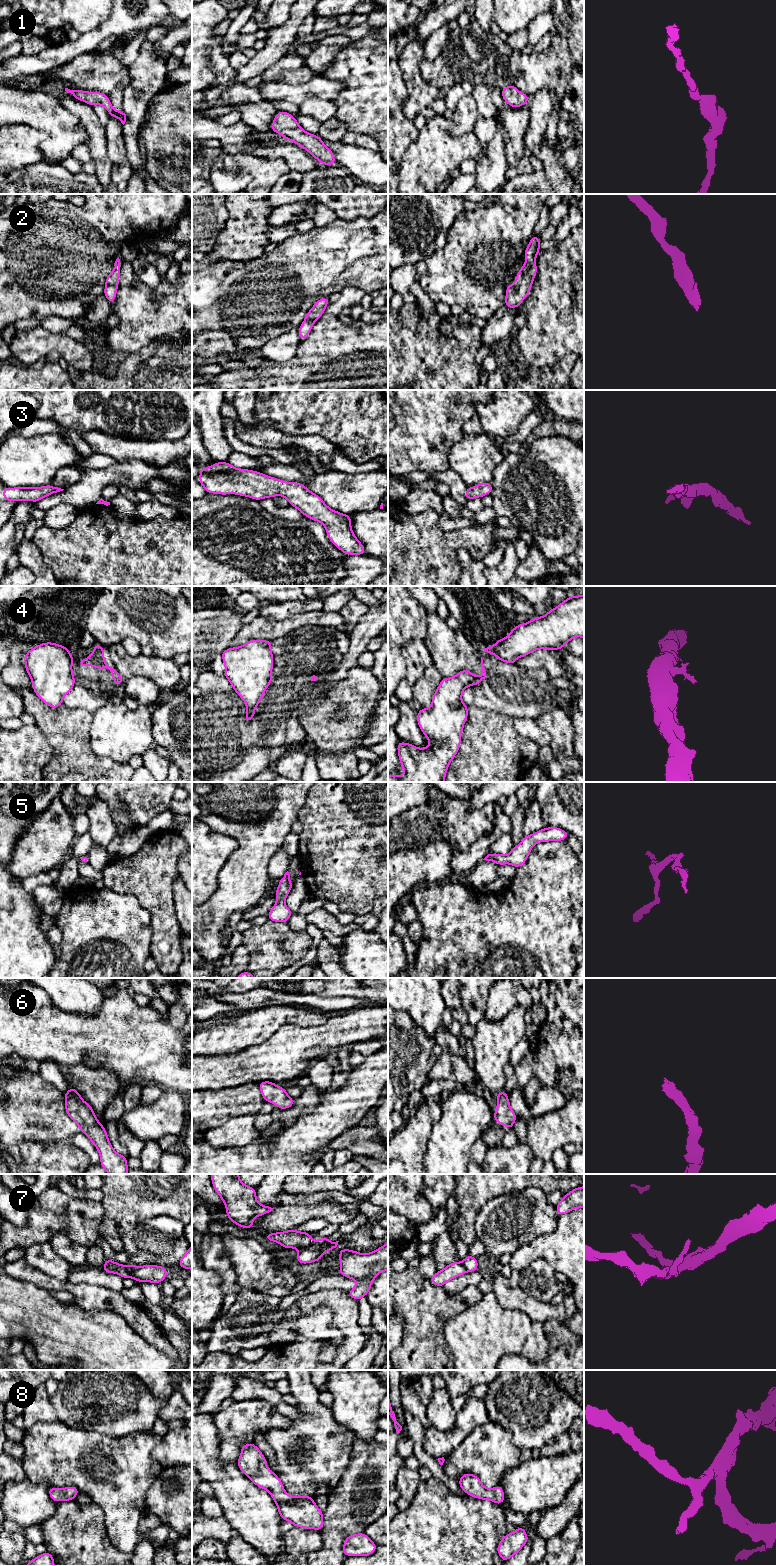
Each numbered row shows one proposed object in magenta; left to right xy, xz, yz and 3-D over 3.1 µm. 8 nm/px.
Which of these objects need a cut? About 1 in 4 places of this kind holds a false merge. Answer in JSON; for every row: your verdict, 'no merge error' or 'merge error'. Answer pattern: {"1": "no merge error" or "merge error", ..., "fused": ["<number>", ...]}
{"1": "no merge error", "2": "no merge error", "3": "no merge error", "4": "merge error", "5": "no merge error", "6": "no merge error", "7": "merge error", "8": "no merge error", "fused": ["4", "7"]}

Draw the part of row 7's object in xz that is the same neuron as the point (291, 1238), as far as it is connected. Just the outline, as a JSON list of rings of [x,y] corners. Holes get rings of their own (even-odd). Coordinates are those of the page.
[[[293,1228],[284,1232],[267,1233],[264,1237],[268,1241],[281,1244],[283,1249],[296,1248],[299,1250],[311,1251],[321,1250],[323,1252],[328,1252],[336,1248],[339,1242],[330,1242],[329,1236],[313,1242],[311,1235],[312,1233],[299,1232]]]

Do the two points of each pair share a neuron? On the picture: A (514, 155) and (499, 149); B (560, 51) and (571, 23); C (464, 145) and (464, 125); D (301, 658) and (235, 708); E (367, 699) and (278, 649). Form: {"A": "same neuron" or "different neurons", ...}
{"A": "different neurons", "B": "different neurons", "C": "different neurons", "D": "same neuron", "E": "different neurons"}

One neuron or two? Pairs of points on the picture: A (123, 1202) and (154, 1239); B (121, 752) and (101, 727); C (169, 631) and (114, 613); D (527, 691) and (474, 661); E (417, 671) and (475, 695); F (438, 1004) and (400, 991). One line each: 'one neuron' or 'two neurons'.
A: two neurons
B: one neuron
C: one neuron
D: one neuron
E: two neurons
F: one neuron

